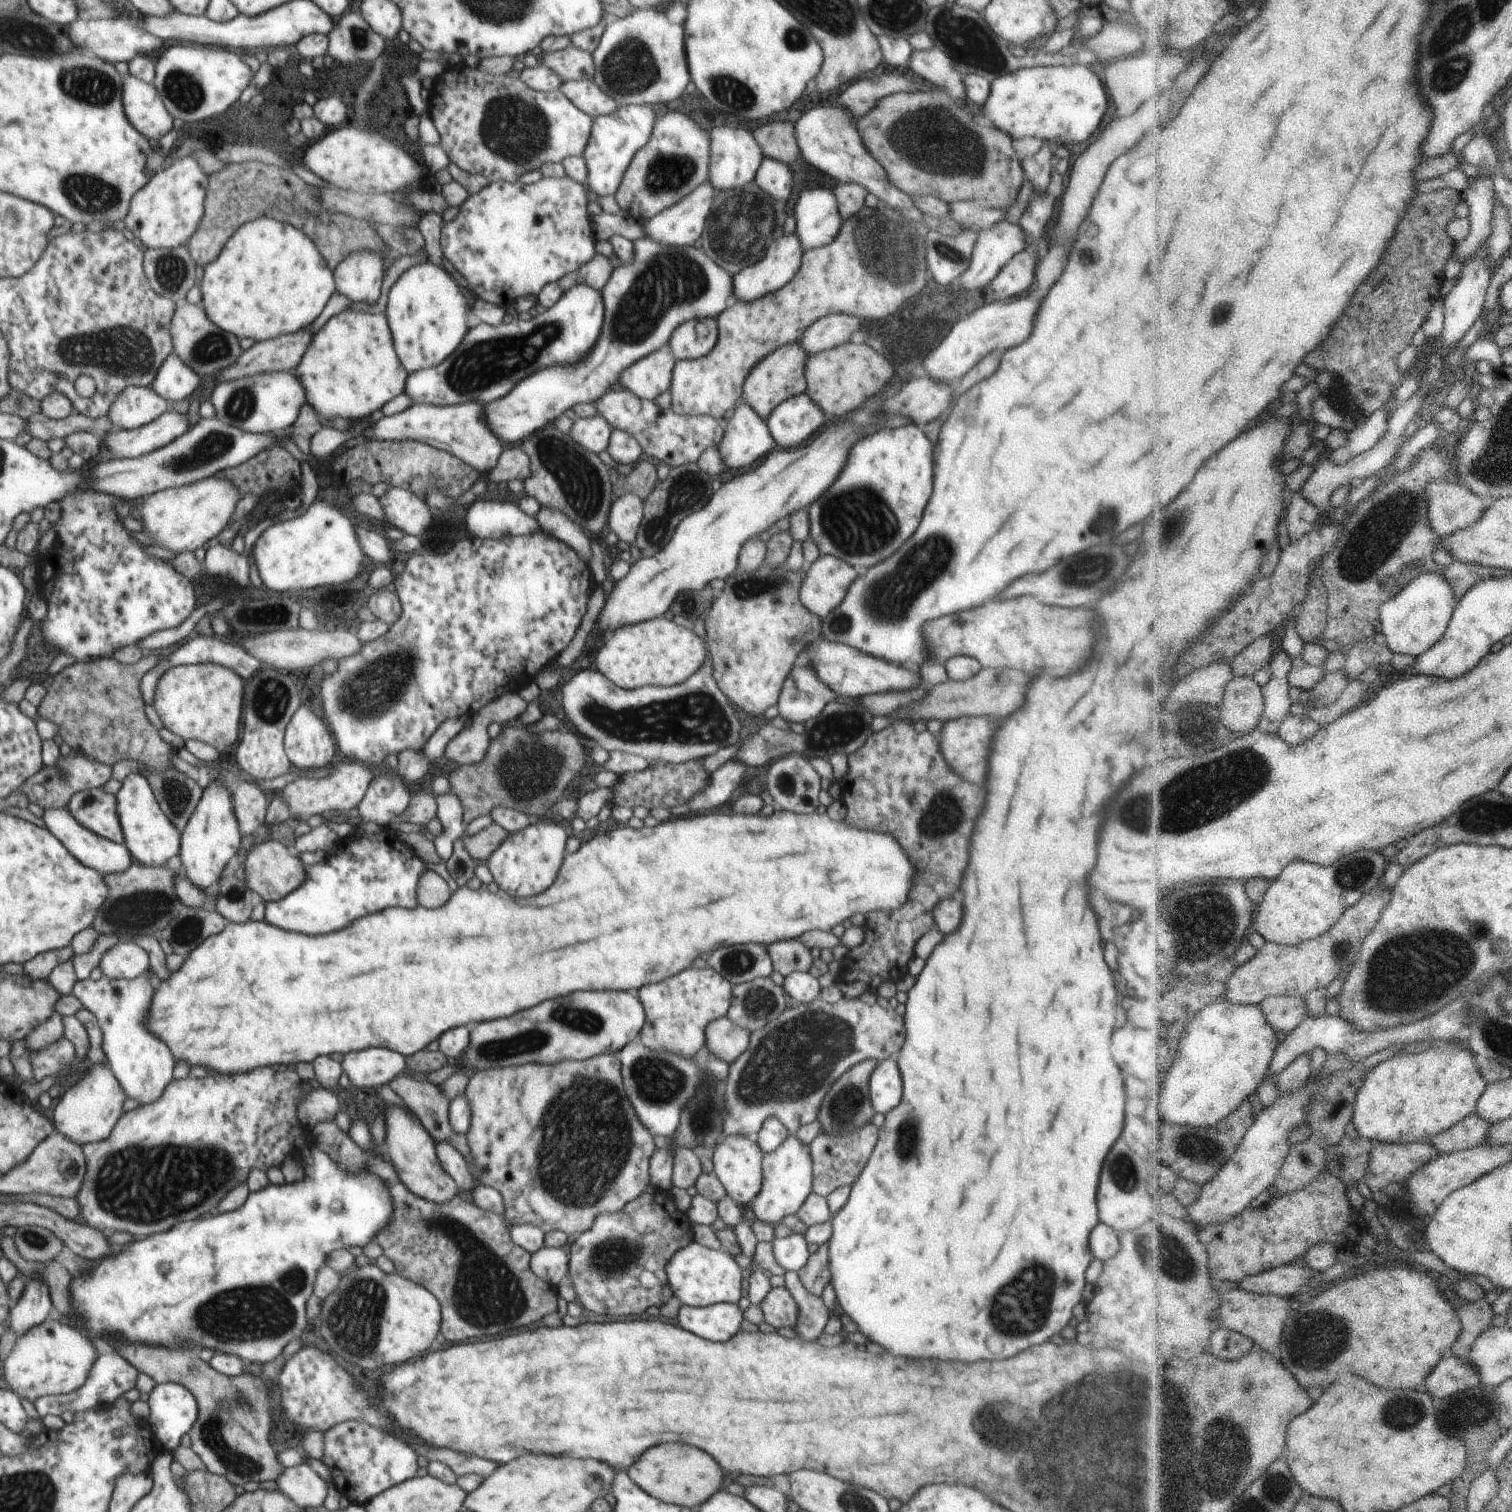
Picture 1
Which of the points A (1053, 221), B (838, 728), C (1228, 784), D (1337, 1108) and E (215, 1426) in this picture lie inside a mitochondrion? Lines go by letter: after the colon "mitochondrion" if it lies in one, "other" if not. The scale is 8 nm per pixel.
A: other
B: mitochondrion
C: mitochondrion
D: other
E: mitochondrion

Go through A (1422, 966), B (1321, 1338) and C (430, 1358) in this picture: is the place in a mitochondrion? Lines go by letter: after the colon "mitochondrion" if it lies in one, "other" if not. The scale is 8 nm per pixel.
A: mitochondrion
B: mitochondrion
C: other

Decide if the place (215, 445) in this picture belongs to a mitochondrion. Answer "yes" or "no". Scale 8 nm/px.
yes

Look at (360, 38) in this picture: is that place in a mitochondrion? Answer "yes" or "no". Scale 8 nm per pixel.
yes

